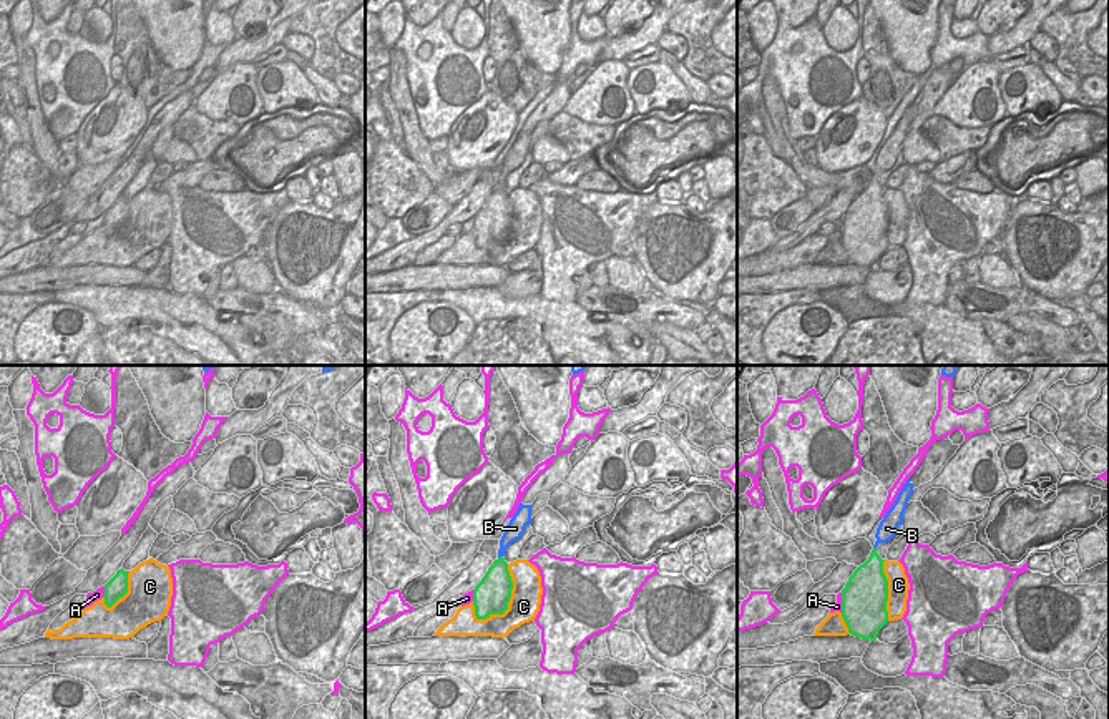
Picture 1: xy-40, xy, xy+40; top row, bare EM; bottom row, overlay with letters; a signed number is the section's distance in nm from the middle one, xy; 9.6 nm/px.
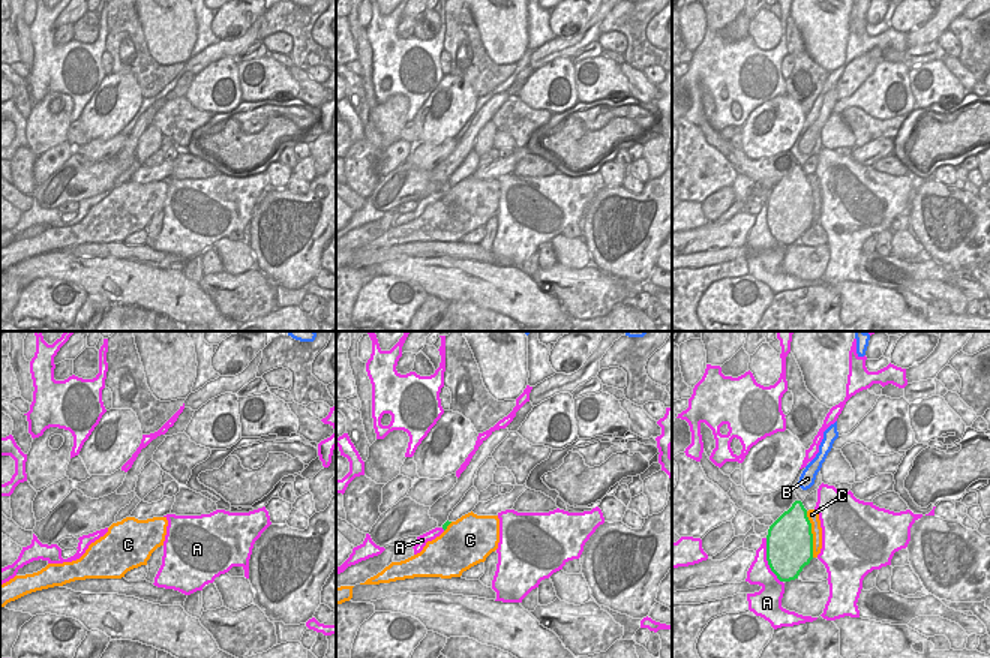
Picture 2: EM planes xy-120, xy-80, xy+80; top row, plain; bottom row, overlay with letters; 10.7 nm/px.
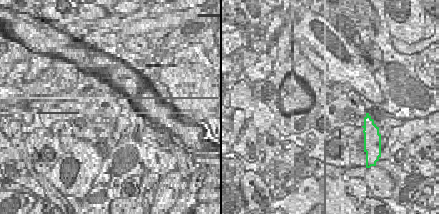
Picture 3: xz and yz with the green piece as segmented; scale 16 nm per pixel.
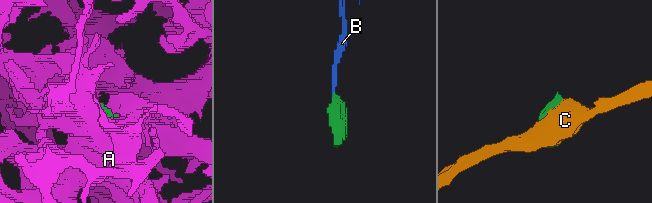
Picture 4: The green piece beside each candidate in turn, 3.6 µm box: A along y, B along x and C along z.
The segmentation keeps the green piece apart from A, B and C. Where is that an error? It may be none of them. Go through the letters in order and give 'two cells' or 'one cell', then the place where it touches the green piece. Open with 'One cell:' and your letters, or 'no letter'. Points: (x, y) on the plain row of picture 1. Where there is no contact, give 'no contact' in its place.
One cell: B
A: two cells | xy-40 (105, 220)
B: one cell | xy (500, 185)
C: two cells | xy (508, 229)

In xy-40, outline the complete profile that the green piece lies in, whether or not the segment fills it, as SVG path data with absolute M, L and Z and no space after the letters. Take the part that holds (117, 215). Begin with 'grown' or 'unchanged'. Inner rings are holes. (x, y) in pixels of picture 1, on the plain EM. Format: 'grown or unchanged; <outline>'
unchanged; M123 196L105 213L105 232L111 236L120 226L128 221L128 201Z

